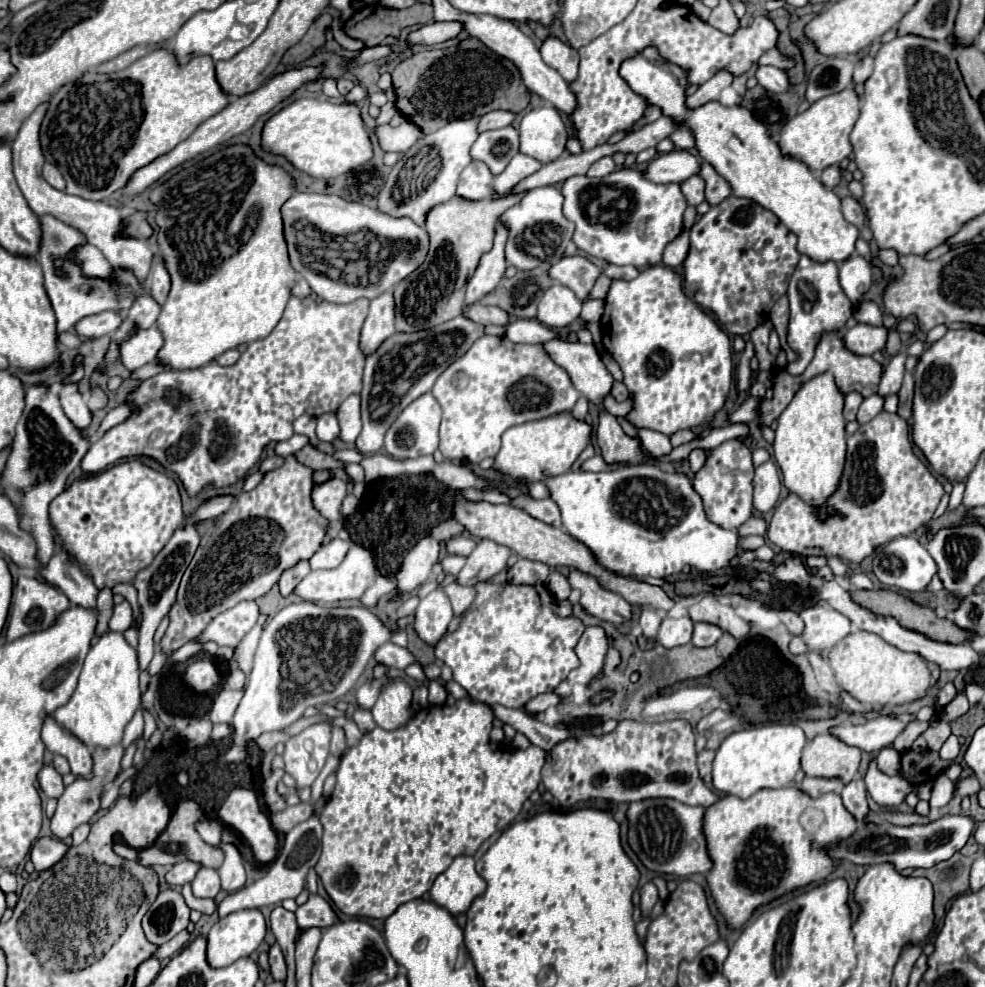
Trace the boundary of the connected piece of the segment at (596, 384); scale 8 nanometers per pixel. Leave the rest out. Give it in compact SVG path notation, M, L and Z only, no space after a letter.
M548 340L544 348L550 358L570 374L576 390L584 394L592 404L600 406L604 398L610 396L614 378L600 360L594 344Z

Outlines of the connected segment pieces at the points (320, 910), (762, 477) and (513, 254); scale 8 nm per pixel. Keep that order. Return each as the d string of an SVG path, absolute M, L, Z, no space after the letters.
M310 894L308 902L304 906L298 906L296 922L298 922L300 932L306 932L312 926L314 928L328 928L338 922L338 916L324 898Z
M772 460L760 464L754 476L754 508L760 512L768 512L776 506L782 492L782 482L778 476L778 468Z
M534 188L516 206L502 214L502 220L510 226L510 236L506 242L506 262L518 270L532 270L540 262L554 262L564 256L564 250L574 234L574 224L562 214L564 196L558 188Z

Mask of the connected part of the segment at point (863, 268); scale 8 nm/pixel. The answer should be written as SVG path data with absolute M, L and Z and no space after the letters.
M852 254L848 260L840 264L840 286L854 304L862 298L862 294L870 288L870 284L872 284L872 268L864 256Z

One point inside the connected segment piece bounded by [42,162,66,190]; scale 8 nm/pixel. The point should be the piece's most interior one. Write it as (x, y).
(51, 175)

